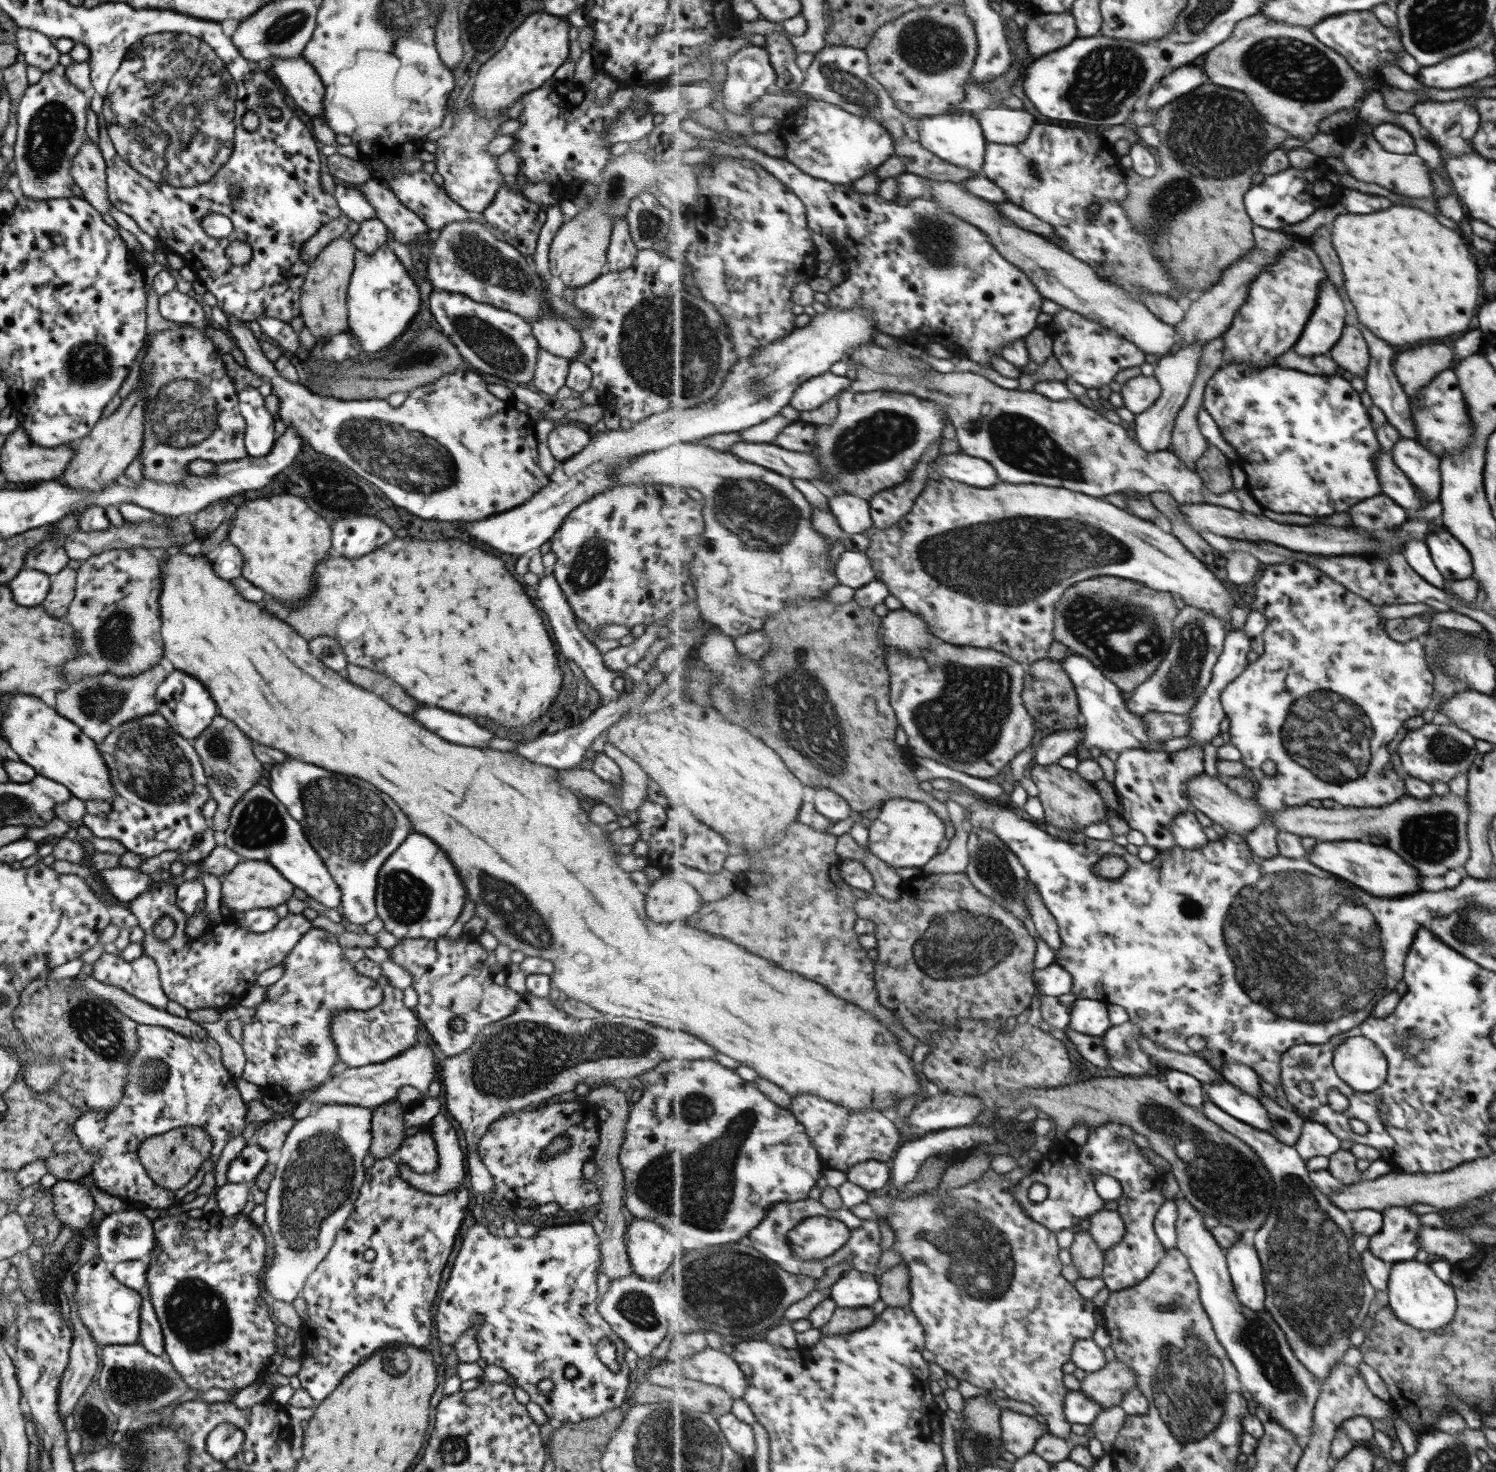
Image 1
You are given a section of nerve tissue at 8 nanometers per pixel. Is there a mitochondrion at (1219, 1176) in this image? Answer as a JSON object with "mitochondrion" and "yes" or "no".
{"mitochondrion":"yes"}

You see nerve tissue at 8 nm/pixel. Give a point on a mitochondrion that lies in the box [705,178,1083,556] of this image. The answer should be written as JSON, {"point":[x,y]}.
{"point":[760,518]}

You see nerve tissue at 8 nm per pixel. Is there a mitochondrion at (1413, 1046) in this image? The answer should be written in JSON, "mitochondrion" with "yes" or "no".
{"mitochondrion":"yes"}

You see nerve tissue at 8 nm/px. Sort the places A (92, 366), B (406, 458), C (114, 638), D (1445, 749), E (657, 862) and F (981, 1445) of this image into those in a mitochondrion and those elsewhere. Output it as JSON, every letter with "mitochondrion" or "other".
{"A":"mitochondrion","B":"mitochondrion","C":"mitochondrion","D":"mitochondrion","E":"other","F":"mitochondrion"}

